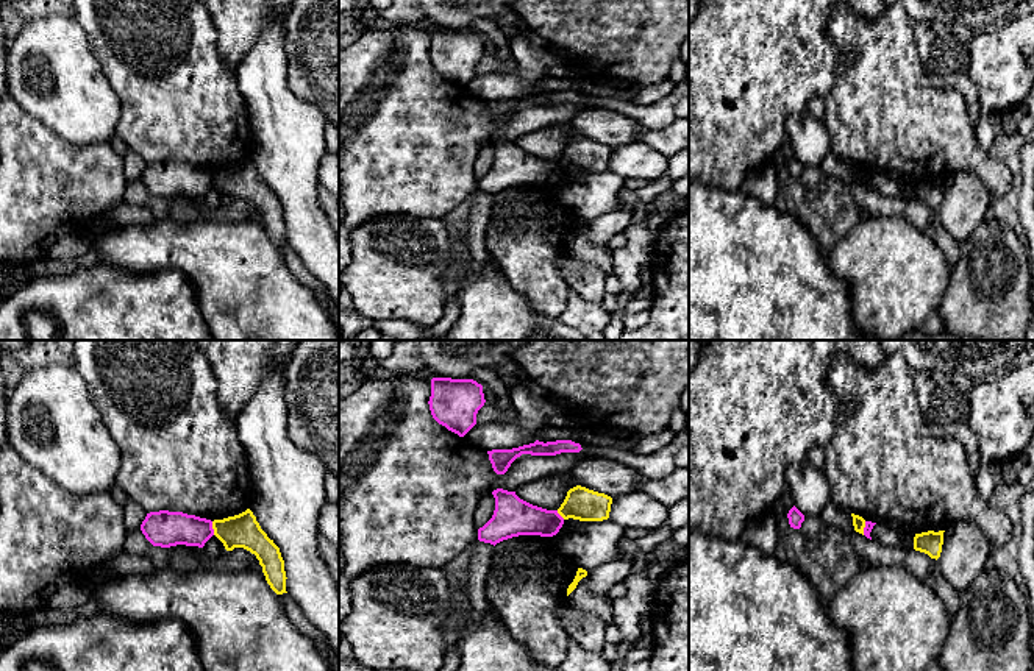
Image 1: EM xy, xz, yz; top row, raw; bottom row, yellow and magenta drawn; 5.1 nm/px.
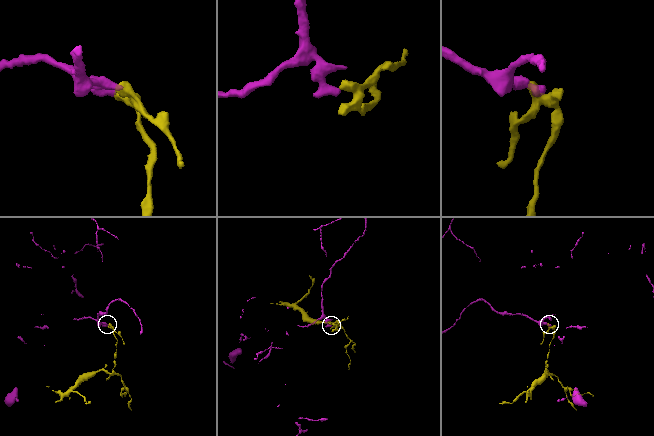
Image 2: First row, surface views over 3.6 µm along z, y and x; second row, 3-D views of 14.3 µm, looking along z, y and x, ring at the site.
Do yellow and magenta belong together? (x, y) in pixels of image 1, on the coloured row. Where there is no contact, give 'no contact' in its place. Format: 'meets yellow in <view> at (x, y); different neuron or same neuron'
meets yellow in xy at (213, 528); different neuron

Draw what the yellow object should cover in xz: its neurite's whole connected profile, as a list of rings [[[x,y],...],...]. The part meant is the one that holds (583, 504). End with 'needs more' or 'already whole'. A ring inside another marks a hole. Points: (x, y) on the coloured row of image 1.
[[[576,485],[567,492],[558,513],[564,520],[603,521],[609,518],[611,504],[611,496]]]; already whole

